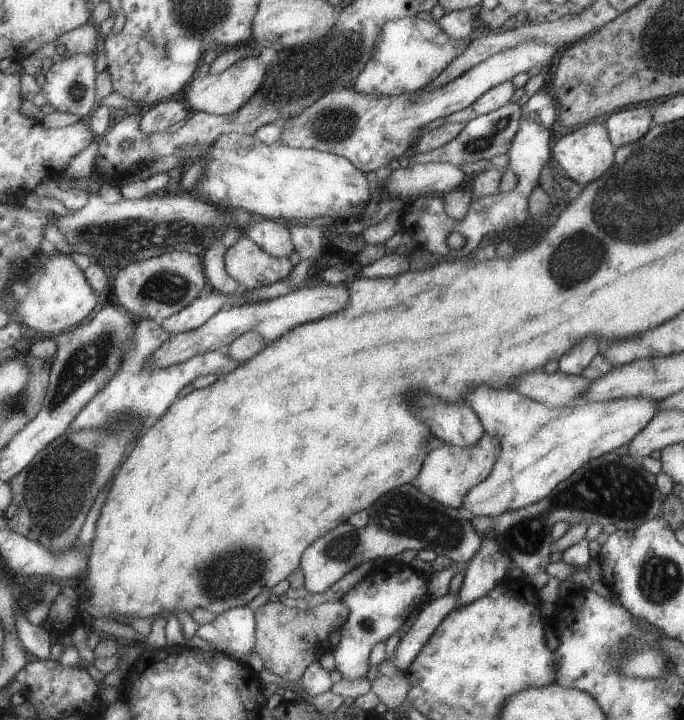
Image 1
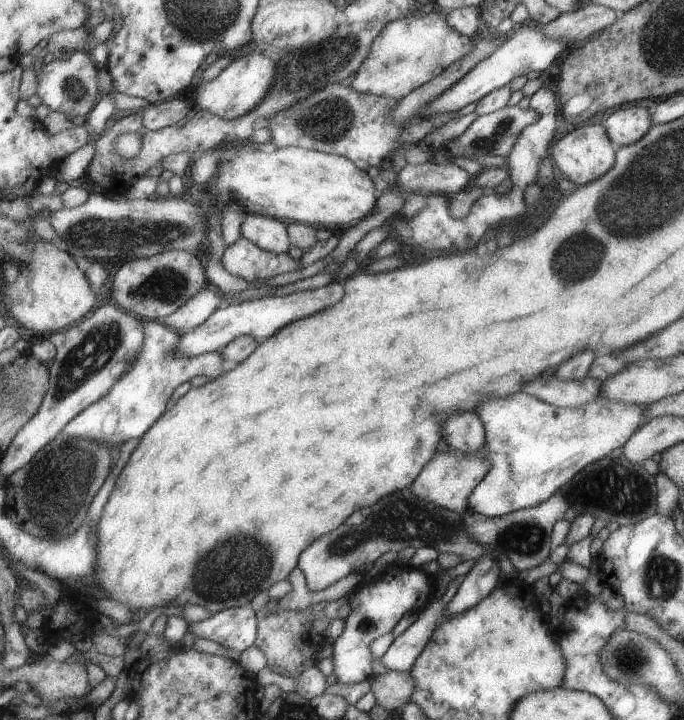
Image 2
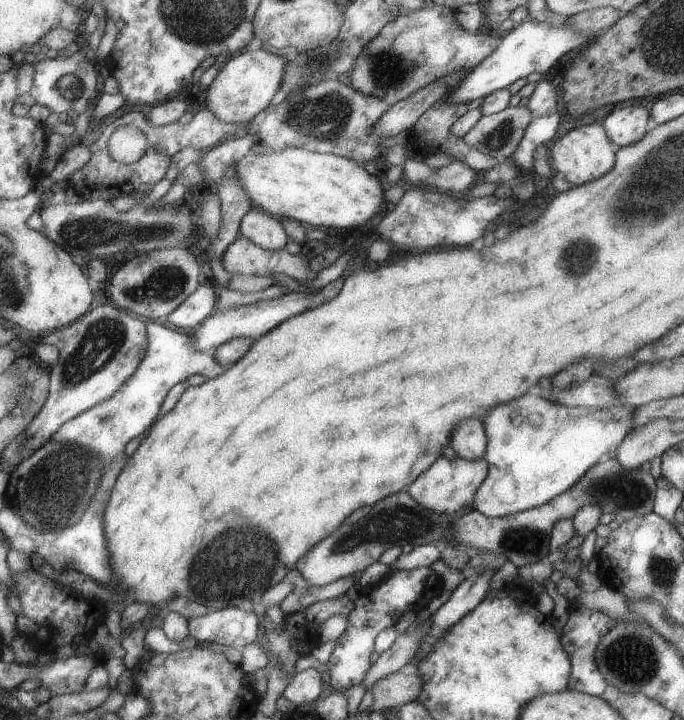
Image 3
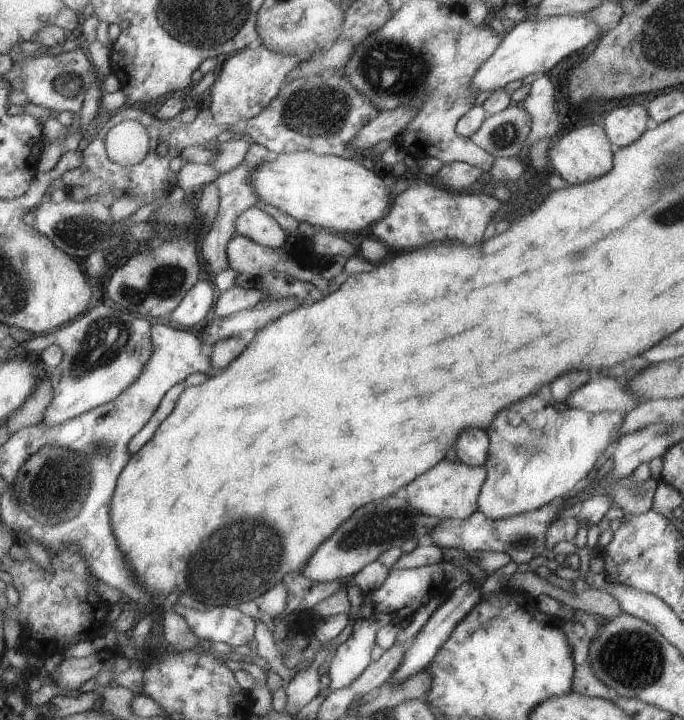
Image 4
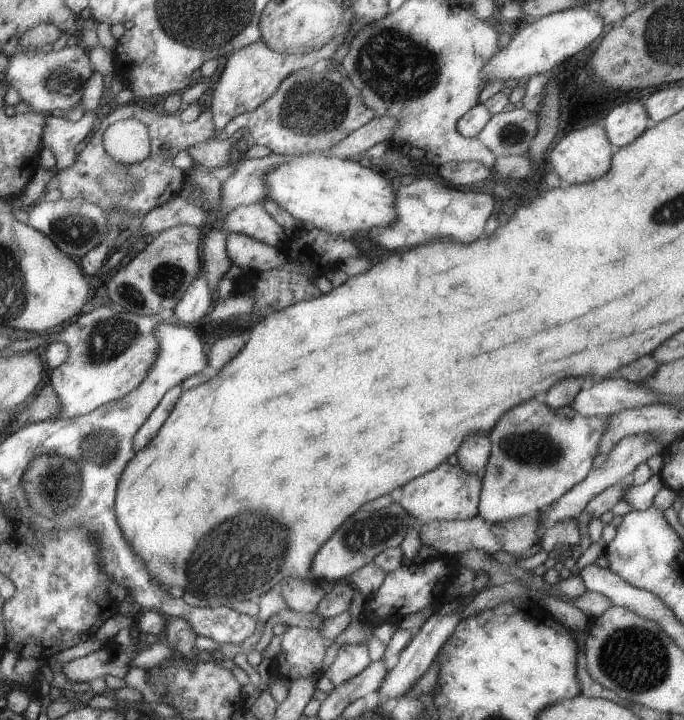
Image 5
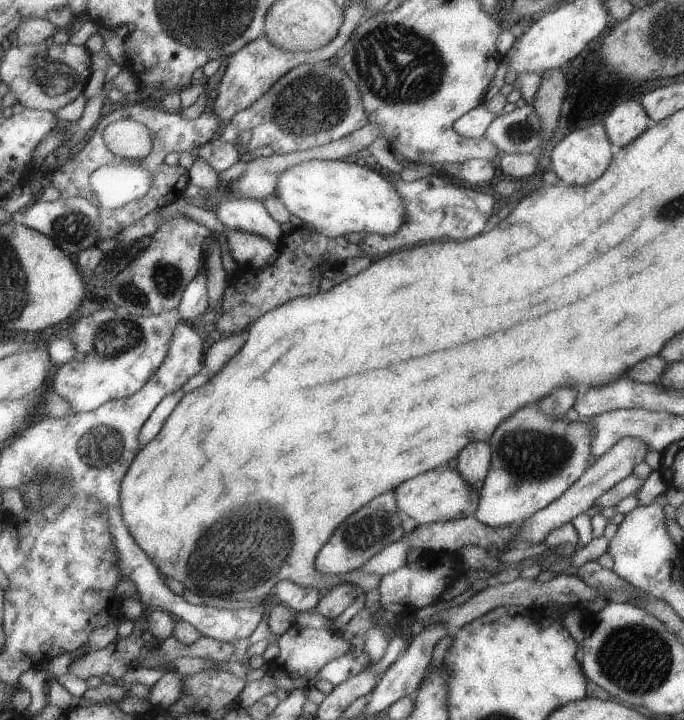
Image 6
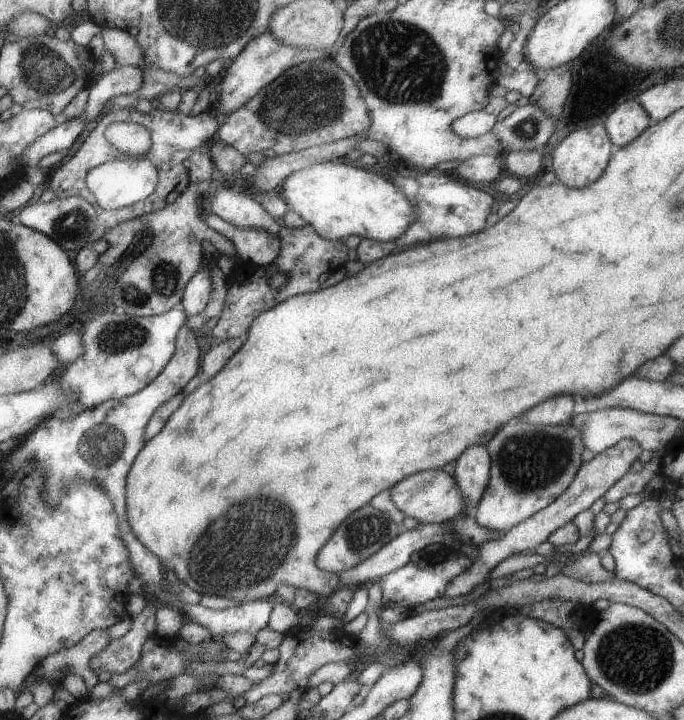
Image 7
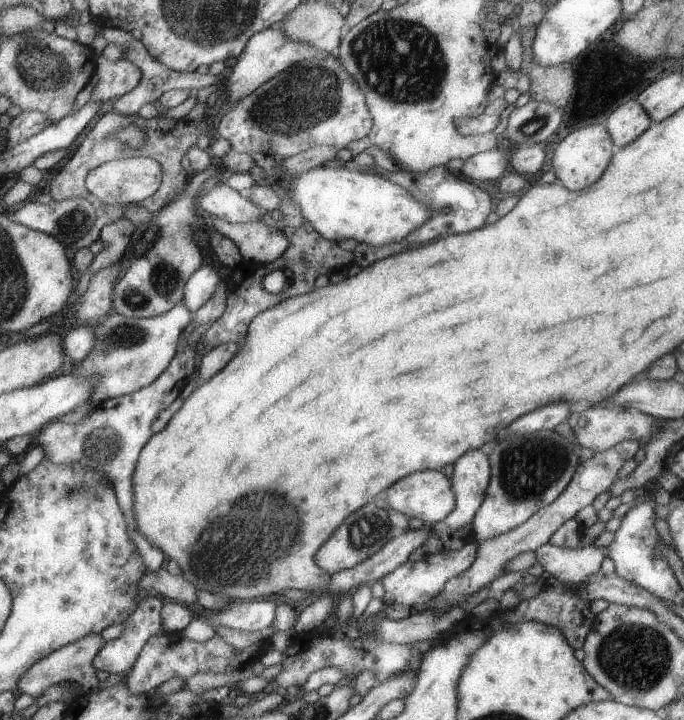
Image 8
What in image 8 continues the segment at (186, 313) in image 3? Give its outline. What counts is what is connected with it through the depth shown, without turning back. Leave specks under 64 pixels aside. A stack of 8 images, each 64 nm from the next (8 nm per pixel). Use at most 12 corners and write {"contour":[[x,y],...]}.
{"contour":[[201,265],[184,284],[182,302],[193,314],[211,298],[215,268]]}

